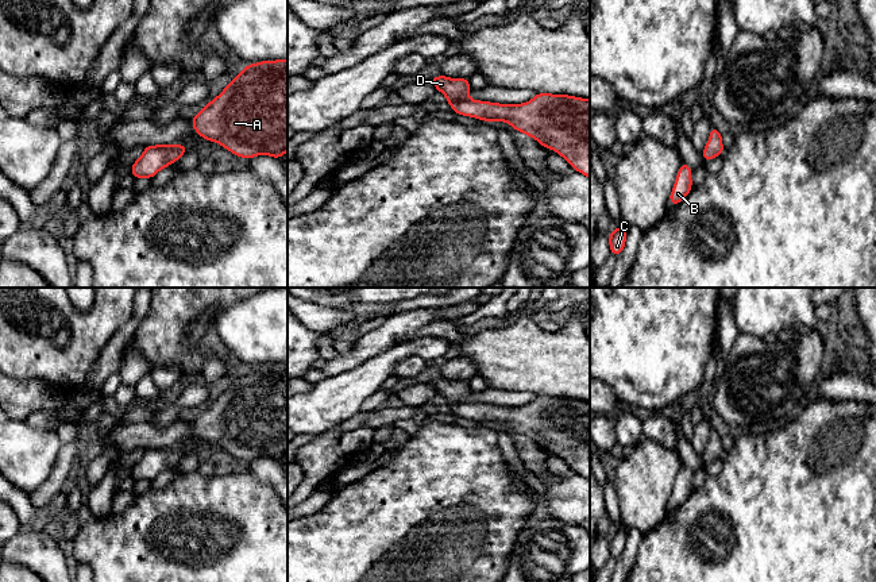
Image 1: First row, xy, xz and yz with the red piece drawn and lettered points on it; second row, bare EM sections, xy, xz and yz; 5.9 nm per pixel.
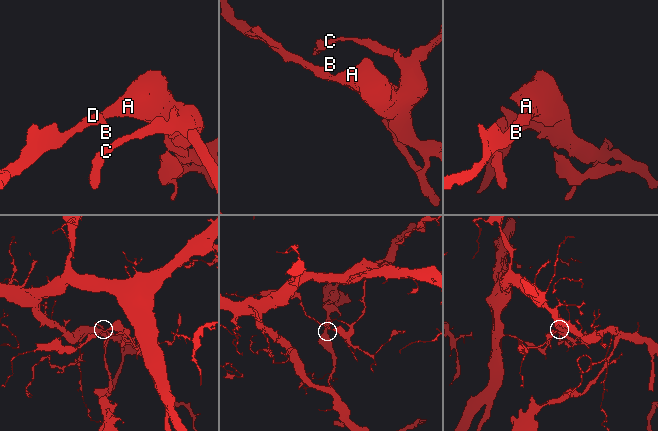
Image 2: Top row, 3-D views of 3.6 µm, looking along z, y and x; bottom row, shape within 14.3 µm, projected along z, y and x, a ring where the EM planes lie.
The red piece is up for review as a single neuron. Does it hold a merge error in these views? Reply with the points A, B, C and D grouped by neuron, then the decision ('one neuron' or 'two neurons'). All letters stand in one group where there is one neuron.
A B C D | one neuron

